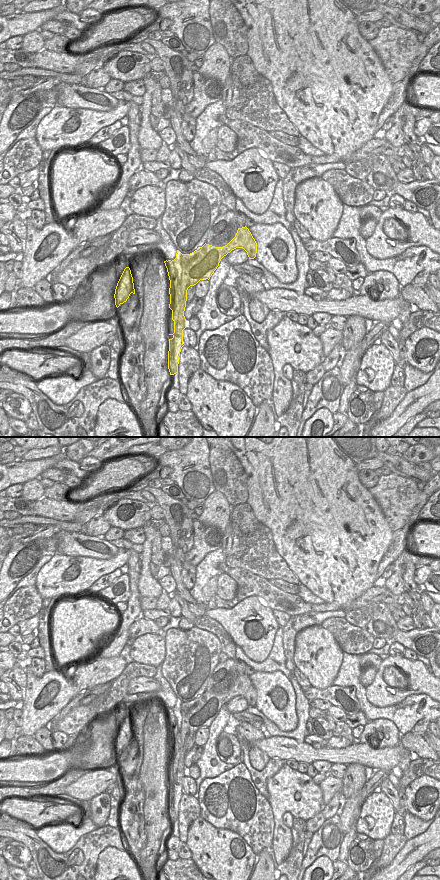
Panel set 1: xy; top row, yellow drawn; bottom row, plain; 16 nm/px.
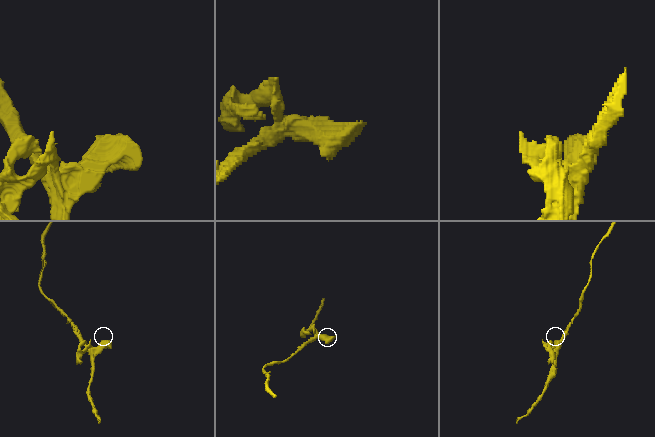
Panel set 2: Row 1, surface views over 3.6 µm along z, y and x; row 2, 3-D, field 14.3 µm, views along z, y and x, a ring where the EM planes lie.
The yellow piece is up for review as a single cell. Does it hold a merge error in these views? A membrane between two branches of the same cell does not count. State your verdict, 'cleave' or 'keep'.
cleave

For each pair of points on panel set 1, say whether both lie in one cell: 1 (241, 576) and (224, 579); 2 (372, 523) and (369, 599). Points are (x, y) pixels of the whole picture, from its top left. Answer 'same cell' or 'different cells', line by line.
1: different cells
2: different cells

